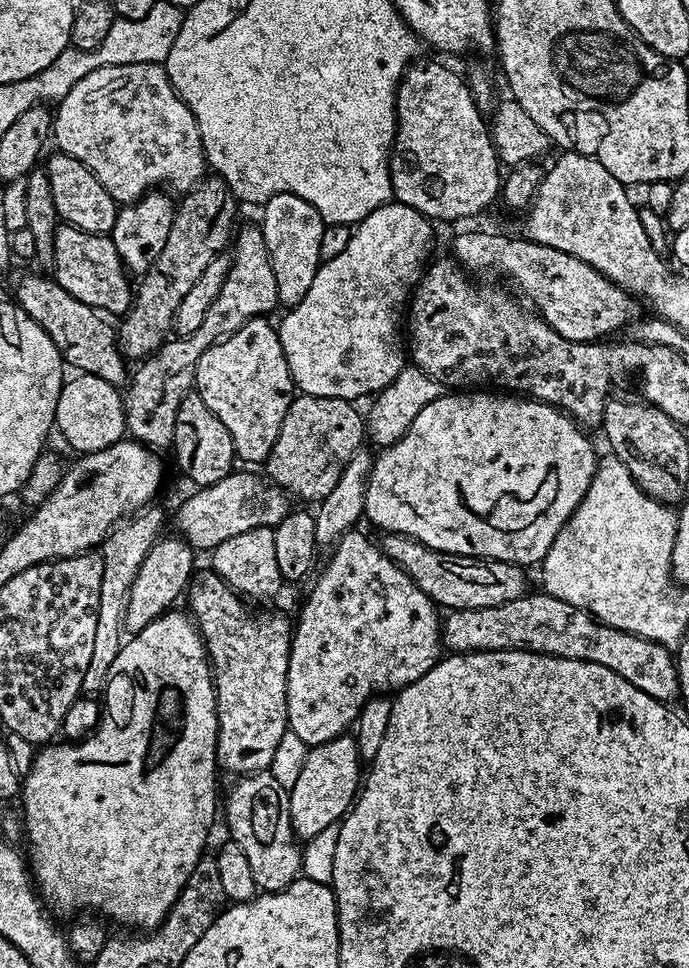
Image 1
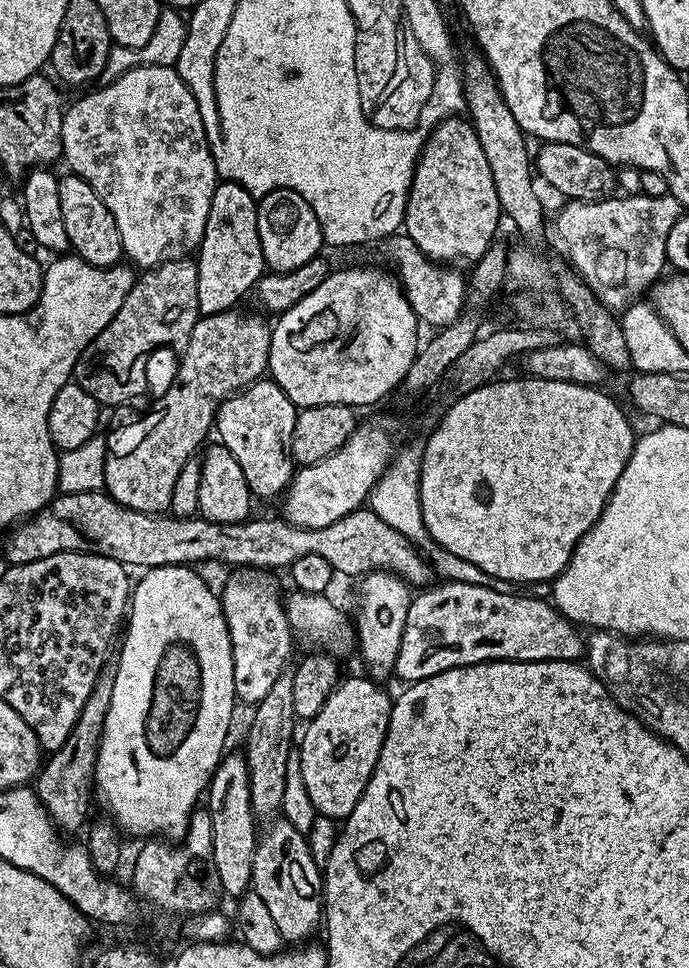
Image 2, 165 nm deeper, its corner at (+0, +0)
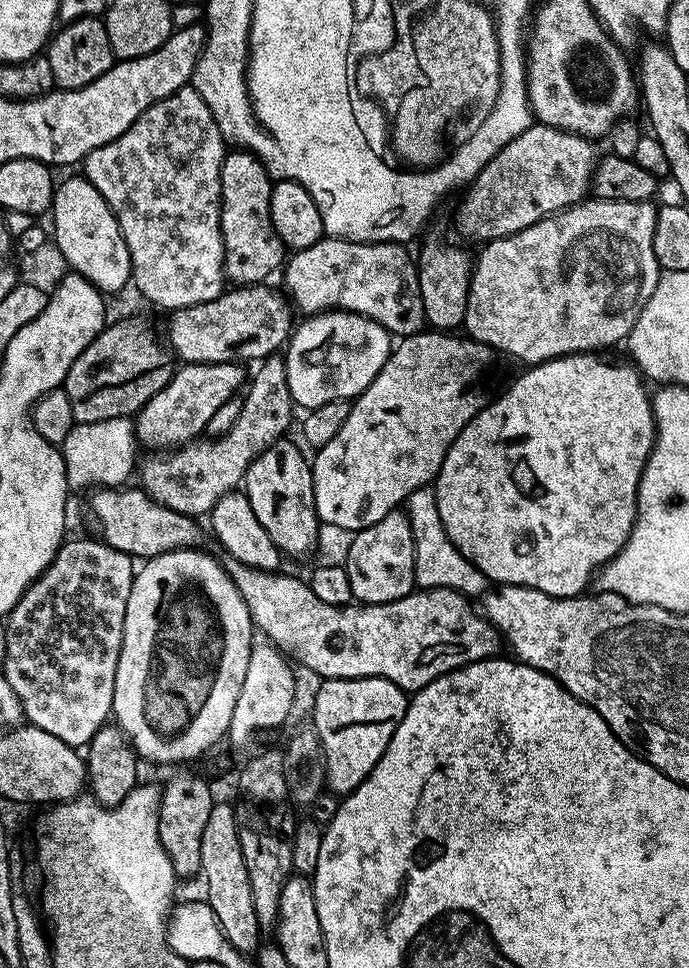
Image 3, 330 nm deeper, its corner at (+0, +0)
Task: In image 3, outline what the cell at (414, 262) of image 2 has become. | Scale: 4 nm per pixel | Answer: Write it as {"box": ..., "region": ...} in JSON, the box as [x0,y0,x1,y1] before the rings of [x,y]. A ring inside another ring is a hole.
{"box":[283,238,426,337],"region":[[[321,238],[314,246],[306,246],[293,251],[283,265],[284,288],[291,307],[305,317],[315,316],[318,312],[357,312],[374,322],[378,322],[393,337],[412,336],[415,332],[423,332],[426,328],[424,307],[422,306],[422,290],[418,282],[418,264],[407,252],[403,243],[345,240],[343,238]]]}

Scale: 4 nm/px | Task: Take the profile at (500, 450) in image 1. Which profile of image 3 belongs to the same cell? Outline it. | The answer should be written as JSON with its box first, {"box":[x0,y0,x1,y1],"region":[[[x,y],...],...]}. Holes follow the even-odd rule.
{"box":[434,352,656,596],"region":[[[574,352],[570,356],[560,356],[557,360],[546,360],[542,364],[529,367],[528,372],[524,372],[493,404],[485,403],[477,412],[476,417],[471,420],[467,426],[458,434],[458,438],[454,438],[454,442],[450,446],[450,450],[446,454],[446,458],[442,462],[440,472],[436,475],[434,487],[436,489],[436,497],[438,498],[438,518],[442,518],[442,526],[446,530],[446,534],[450,538],[450,542],[454,542],[454,546],[472,563],[478,570],[482,570],[482,574],[488,577],[489,581],[495,582],[497,585],[517,584],[523,588],[533,588],[534,590],[542,590],[547,596],[578,596],[585,591],[587,584],[591,585],[594,580],[594,573],[603,568],[617,556],[622,550],[622,546],[626,546],[626,542],[630,538],[630,530],[636,521],[636,495],[638,494],[638,482],[642,478],[642,470],[646,466],[648,456],[652,453],[652,447],[656,441],[656,419],[652,417],[652,402],[650,399],[649,389],[644,389],[646,385],[645,377],[641,375],[641,371],[632,362],[619,364],[616,360],[607,360],[607,355],[597,354],[594,352]]]}

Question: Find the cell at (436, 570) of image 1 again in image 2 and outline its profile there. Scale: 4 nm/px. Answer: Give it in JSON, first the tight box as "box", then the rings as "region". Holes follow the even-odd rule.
{"box":[4,490,433,586],"region":[[[103,490],[65,492],[53,496],[41,512],[17,523],[8,534],[4,540],[4,556],[9,565],[38,562],[50,558],[50,554],[89,552],[114,558],[125,566],[137,564],[140,570],[171,564],[196,566],[199,560],[236,564],[237,569],[288,570],[298,558],[319,554],[330,562],[333,573],[340,575],[341,572],[353,578],[365,572],[392,572],[410,586],[424,586],[431,581],[428,579],[433,572],[429,561],[420,557],[421,549],[417,545],[394,530],[394,526],[382,522],[382,518],[366,506],[325,528],[295,528],[283,518],[249,518],[240,524],[219,524],[203,518],[139,512],[122,506]]]}

